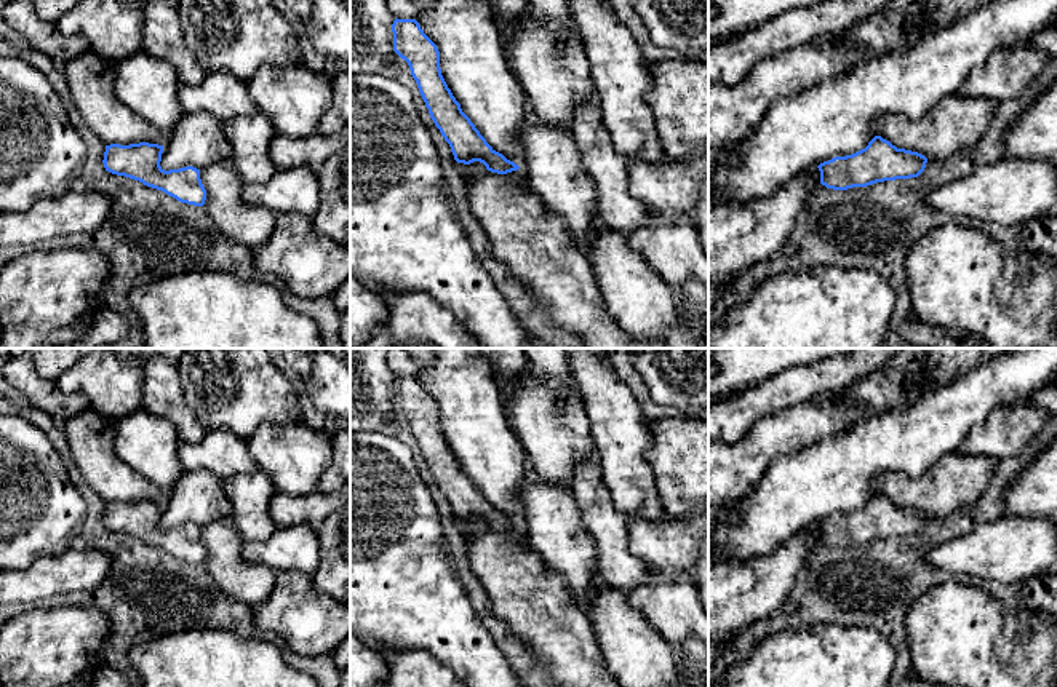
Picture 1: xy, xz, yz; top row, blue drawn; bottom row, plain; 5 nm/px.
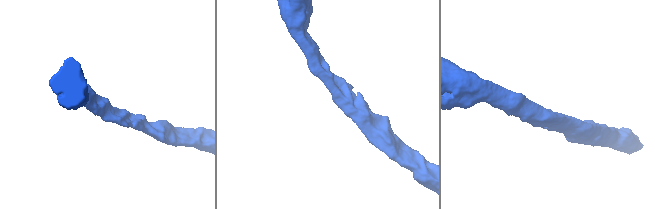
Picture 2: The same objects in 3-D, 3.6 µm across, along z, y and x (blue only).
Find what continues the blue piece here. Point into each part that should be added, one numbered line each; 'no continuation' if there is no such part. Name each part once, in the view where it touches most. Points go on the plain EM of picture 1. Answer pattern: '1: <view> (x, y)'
no continuation

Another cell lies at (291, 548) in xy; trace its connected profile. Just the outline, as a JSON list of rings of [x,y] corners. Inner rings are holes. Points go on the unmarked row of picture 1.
[[[307,524],[277,529],[267,540],[245,542],[241,558],[262,564],[277,574],[301,570],[313,575],[320,564],[321,543],[317,530]]]

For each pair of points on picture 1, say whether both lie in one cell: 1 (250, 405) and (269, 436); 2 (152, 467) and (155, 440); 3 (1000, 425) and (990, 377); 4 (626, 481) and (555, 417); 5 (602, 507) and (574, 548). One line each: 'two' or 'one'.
1: two
2: one
3: two
4: two
5: two

